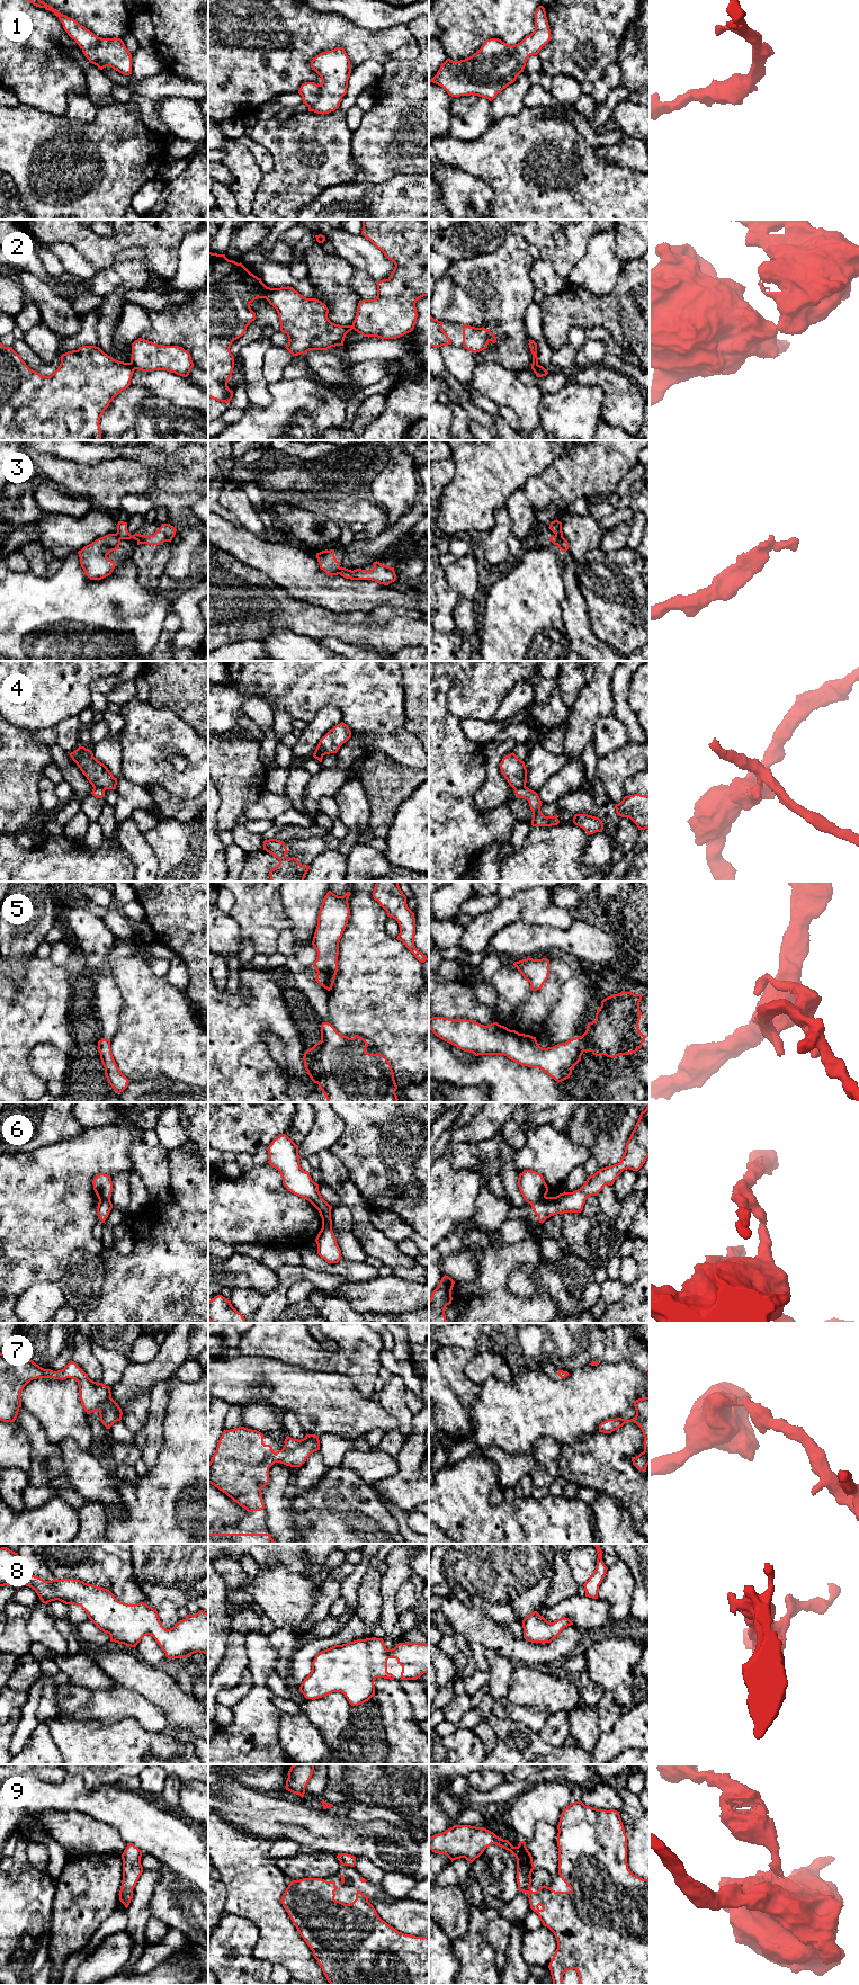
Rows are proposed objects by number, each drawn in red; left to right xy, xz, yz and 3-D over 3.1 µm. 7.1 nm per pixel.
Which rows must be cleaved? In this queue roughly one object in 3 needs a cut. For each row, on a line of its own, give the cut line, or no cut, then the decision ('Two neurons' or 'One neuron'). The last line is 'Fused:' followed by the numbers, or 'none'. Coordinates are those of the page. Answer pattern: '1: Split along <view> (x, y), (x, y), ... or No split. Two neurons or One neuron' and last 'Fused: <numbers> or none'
1: No split. One neuron
2: Split along xy (130, 363), (135, 368). Two neurons
3: Split along yz (555, 534), (562, 537). Two neurons
4: Split along xy (94, 786), (105, 789). Two neurons
5: No split. One neuron
6: Split along yz (545, 1196), (531, 1204). Two neurons
7: No split. One neuron
8: No split. One neuron
9: Split along xy (122, 1886), (132, 1890). Two neurons
Fused: 2, 3, 4, 6, 9

